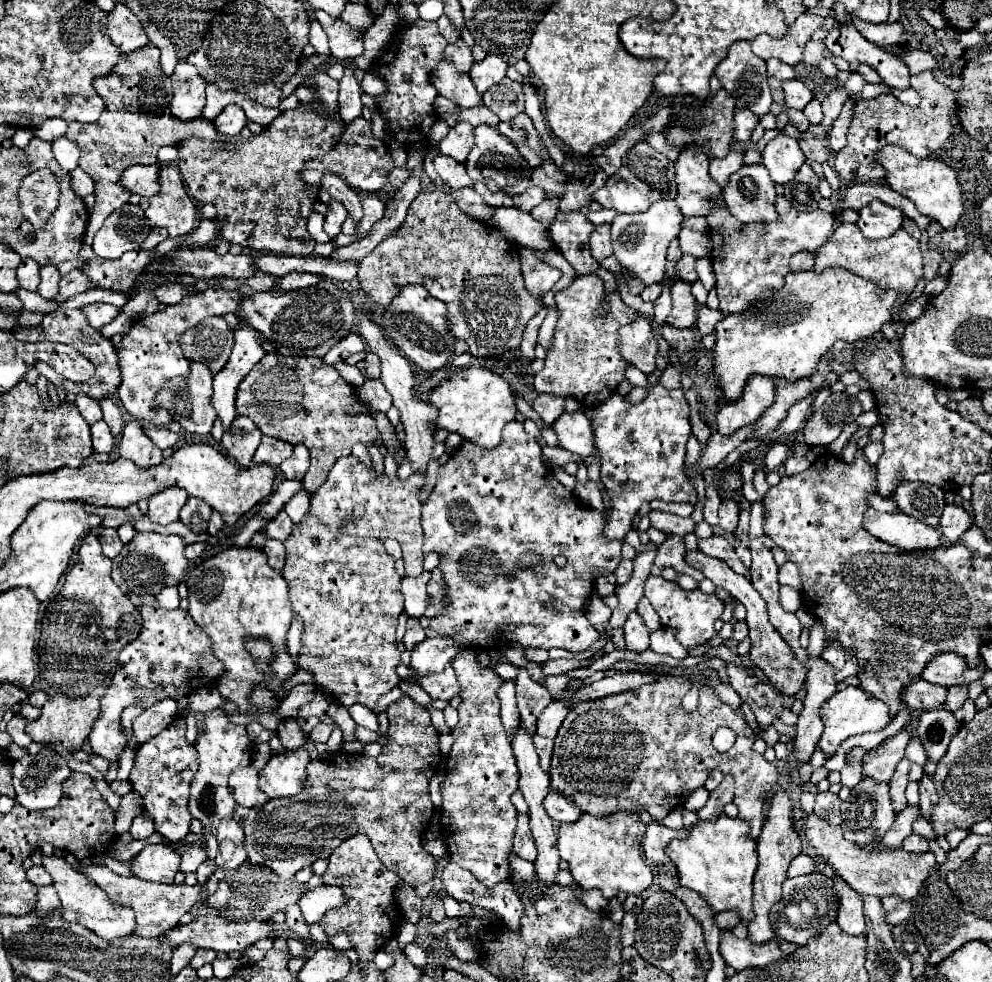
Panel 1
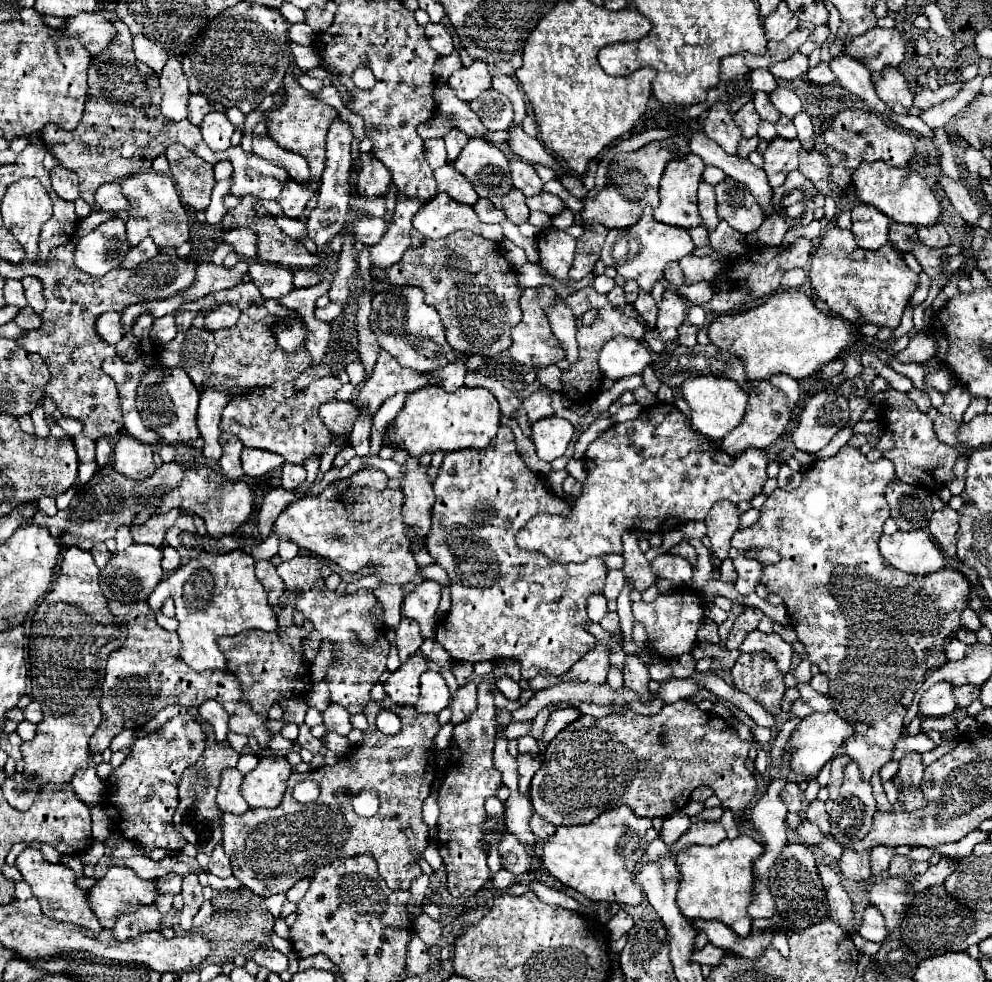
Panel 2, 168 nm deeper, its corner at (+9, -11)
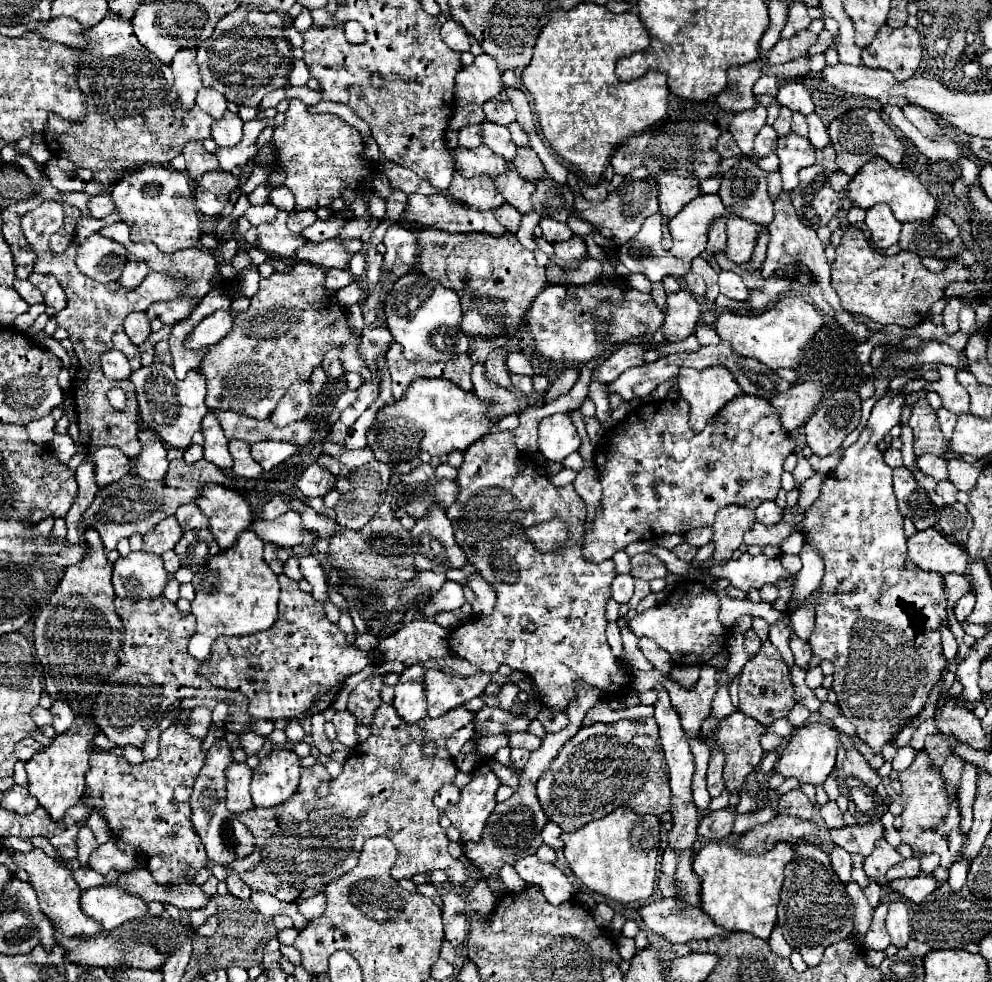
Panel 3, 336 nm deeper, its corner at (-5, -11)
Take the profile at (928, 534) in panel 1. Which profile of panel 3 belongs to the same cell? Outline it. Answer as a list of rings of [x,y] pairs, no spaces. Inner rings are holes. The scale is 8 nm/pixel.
[[[936,529],[918,531],[914,537],[910,537],[908,555],[920,569],[936,571],[942,575],[964,575],[968,567],[968,555],[964,553],[964,549],[942,537]]]

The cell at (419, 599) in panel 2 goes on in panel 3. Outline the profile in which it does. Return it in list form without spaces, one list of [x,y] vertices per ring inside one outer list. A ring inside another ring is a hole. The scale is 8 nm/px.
[[[446,581],[440,591],[432,593],[432,599],[428,601],[428,605],[424,609],[424,615],[434,617],[436,613],[442,613],[442,611],[454,611],[454,609],[462,607],[464,603],[466,601],[462,595],[462,585],[456,581]]]

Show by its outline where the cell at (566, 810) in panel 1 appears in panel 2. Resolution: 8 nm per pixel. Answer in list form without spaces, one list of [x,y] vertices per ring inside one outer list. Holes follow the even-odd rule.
[[[532,813],[532,817],[530,817],[530,829],[532,829],[532,833],[536,835],[538,841],[546,841],[556,831],[556,827],[552,823],[548,823],[546,819],[542,819],[538,813]]]

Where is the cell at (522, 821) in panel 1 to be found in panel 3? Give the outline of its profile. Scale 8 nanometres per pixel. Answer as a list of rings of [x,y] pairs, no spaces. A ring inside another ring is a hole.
[[[528,855],[524,859],[518,859],[514,869],[526,883],[540,885],[544,897],[552,905],[560,905],[560,903],[572,899],[572,895],[574,895],[574,887],[570,883],[570,879],[556,865],[540,863],[536,859],[536,855]]]

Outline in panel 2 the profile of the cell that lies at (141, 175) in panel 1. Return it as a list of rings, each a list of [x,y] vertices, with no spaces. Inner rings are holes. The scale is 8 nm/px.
[[[104,183],[96,191],[96,199],[98,199],[98,207],[102,207],[102,211],[120,211],[120,209],[130,207],[130,201],[122,193],[120,183]]]

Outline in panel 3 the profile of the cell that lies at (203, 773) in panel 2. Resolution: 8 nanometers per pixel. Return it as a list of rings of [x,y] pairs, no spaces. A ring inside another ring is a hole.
[[[216,739],[212,747],[206,753],[206,763],[194,783],[194,793],[192,793],[192,825],[206,849],[206,855],[212,863],[216,865],[230,865],[238,857],[246,857],[256,849],[256,839],[244,827],[244,823],[238,821],[238,817],[226,809],[226,767],[232,763],[230,747],[224,739]]]

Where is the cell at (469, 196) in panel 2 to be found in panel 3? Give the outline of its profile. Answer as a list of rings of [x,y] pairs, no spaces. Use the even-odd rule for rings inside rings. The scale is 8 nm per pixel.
[[[454,173],[450,187],[446,189],[450,195],[460,199],[472,209],[488,211],[488,209],[498,209],[504,205],[504,197],[500,195],[498,187],[488,175],[478,175],[472,179],[464,179],[460,173]]]

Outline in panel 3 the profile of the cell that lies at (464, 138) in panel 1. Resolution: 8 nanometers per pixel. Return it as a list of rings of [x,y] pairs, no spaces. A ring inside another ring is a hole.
[[[464,125],[460,129],[460,141],[462,147],[480,147],[482,145],[482,125]]]

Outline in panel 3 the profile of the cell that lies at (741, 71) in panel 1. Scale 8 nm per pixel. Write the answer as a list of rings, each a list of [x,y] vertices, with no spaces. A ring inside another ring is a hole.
[[[757,58],[748,65],[728,69],[726,89],[716,97],[718,105],[724,111],[740,113],[740,111],[748,111],[748,109],[756,107],[752,85],[756,83],[756,79],[762,77],[763,64],[763,59]]]

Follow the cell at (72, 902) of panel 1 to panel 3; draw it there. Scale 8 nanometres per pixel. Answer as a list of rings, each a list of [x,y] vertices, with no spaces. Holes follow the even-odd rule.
[[[32,849],[28,853],[14,853],[14,863],[24,869],[30,875],[30,883],[36,889],[40,907],[44,915],[62,931],[64,937],[74,937],[74,935],[96,935],[100,933],[100,925],[92,923],[82,911],[80,911],[80,887],[76,881],[70,877],[70,871],[62,865],[58,865],[52,857],[48,857],[42,849]]]

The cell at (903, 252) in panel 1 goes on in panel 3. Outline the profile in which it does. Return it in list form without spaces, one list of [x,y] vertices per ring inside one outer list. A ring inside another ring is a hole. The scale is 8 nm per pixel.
[[[848,227],[844,231],[830,269],[832,287],[846,311],[866,315],[880,325],[896,323],[900,327],[914,327],[926,321],[932,303],[942,299],[948,283],[972,281],[970,269],[958,261],[948,261],[942,271],[932,273],[912,251],[900,251],[892,257],[882,255],[868,245],[864,233],[858,227]]]

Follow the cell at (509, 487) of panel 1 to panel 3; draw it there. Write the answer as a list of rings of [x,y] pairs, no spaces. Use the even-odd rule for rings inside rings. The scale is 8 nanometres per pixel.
[[[500,431],[484,435],[468,451],[464,451],[464,463],[458,469],[458,487],[460,493],[456,503],[446,511],[448,519],[456,529],[456,541],[464,547],[468,561],[480,571],[480,575],[496,587],[498,601],[494,613],[486,619],[468,621],[448,635],[450,651],[484,673],[498,671],[500,665],[510,665],[526,673],[538,687],[540,701],[552,713],[568,711],[570,703],[576,699],[576,681],[586,683],[588,687],[598,687],[610,693],[610,697],[624,697],[630,691],[630,669],[626,669],[606,643],[606,601],[610,599],[610,585],[616,577],[612,559],[602,563],[590,563],[582,555],[584,545],[584,521],[586,521],[586,503],[574,491],[574,485],[554,487],[538,469],[524,461],[520,451],[514,445],[512,431]],[[562,519],[568,525],[568,543],[558,551],[538,551],[528,539],[526,529],[538,523]]]

